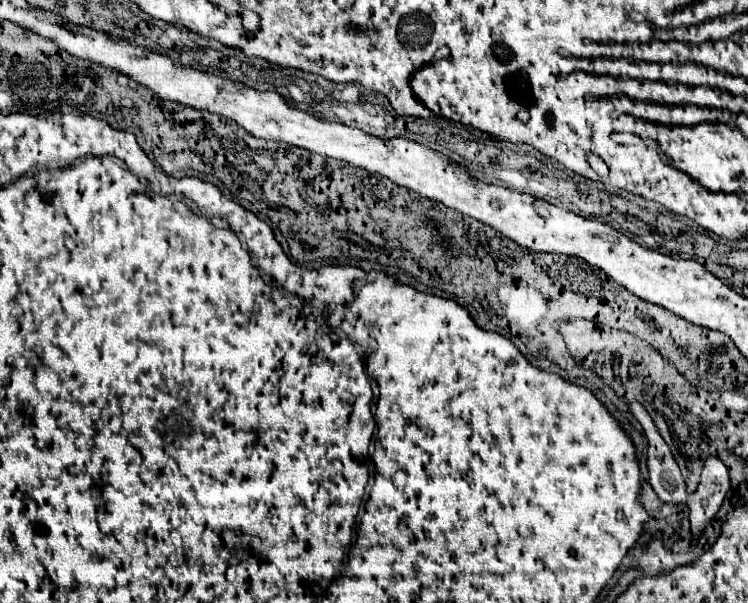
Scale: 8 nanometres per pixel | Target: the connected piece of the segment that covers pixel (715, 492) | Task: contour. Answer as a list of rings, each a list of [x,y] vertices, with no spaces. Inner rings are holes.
[[[708,458],[702,470],[700,486],[694,494],[688,494],[688,508],[690,508],[690,524],[694,538],[700,536],[704,526],[714,518],[726,492],[730,490],[728,470],[718,458]]]

